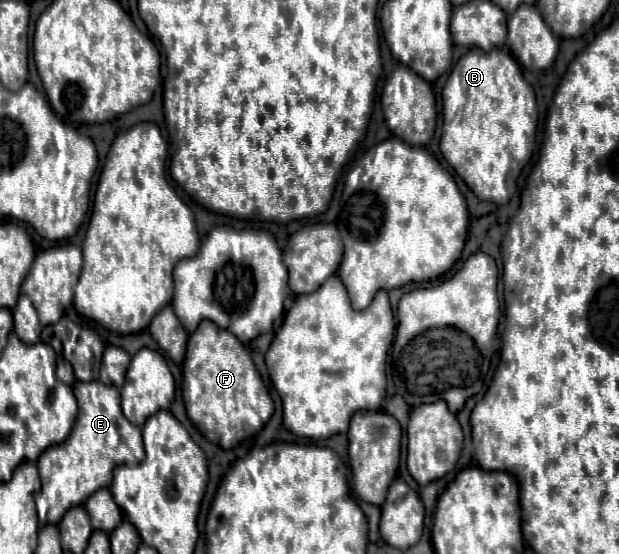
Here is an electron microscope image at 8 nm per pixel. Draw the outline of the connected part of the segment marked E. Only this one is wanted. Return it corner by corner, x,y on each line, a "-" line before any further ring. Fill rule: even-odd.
76,382
74,394
80,410
70,438
64,444
48,448
38,458
42,488
34,494
34,500
40,528
46,524
57,525
66,510
84,504
92,492
108,488
112,482
112,470
116,466
134,466
144,460
142,432
136,424
124,418
116,386
108,386
102,382

